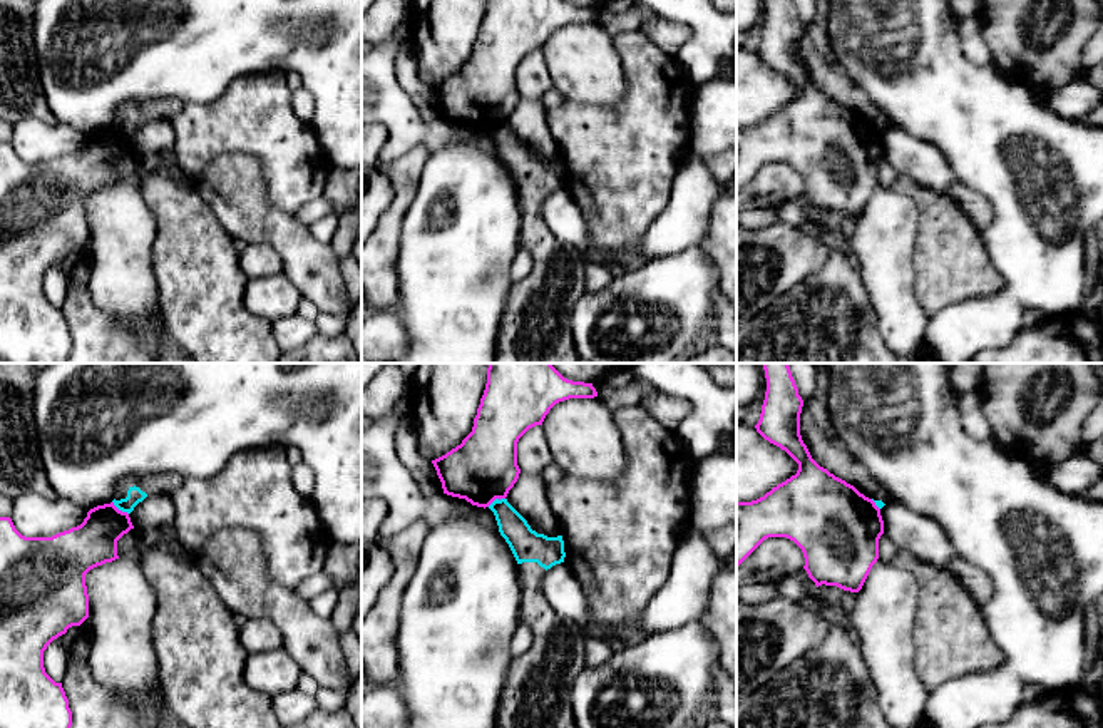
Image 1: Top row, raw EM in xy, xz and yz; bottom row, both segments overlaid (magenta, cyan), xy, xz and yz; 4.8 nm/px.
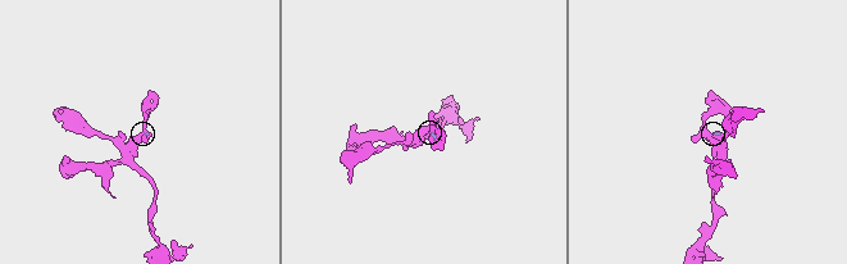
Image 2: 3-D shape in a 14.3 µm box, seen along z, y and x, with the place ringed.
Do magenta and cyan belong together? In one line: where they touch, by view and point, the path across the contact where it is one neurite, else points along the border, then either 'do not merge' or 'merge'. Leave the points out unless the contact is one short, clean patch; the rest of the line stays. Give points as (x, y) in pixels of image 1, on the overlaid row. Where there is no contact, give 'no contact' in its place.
meets magenta in xy at (117, 509); border along xy (112, 501), (128, 514); do not merge

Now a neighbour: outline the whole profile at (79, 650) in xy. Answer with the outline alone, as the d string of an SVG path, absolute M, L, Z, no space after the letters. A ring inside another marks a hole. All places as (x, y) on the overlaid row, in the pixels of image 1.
M79 629L79 633L69 649L69 656L70 656L69 664L85 661L89 658L89 651L90 651L89 631Z

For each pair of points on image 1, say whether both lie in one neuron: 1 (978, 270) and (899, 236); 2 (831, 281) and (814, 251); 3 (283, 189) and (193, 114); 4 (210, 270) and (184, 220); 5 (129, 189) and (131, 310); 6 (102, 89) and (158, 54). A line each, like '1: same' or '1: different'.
1: different
2: different
3: same
4: same
5: same
6: same

